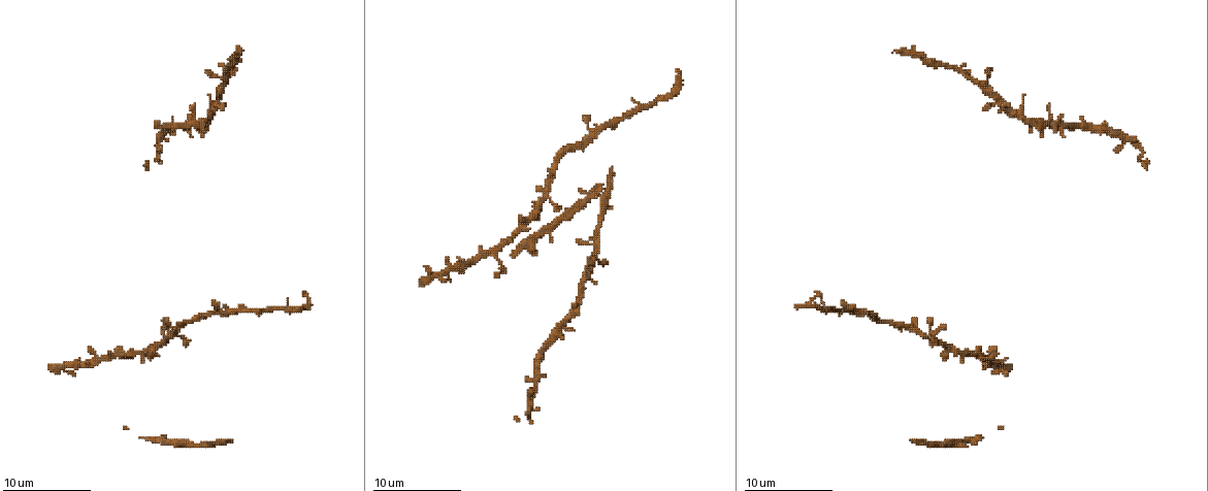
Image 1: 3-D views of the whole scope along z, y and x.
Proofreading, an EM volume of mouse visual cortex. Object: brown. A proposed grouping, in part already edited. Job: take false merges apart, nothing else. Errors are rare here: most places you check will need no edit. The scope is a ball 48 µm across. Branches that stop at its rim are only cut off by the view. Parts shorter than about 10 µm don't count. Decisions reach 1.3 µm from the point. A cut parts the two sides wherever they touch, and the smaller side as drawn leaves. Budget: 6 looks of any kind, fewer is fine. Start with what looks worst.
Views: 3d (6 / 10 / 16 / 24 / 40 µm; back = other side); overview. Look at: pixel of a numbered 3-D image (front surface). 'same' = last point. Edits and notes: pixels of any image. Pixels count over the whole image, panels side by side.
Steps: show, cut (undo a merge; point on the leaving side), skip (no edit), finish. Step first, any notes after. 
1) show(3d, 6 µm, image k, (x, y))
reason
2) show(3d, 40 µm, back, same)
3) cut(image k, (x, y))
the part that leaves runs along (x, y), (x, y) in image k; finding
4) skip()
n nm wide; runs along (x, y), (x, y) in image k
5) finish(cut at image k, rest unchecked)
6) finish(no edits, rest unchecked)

show(3d, 16 µm, image 1, (144, 357))

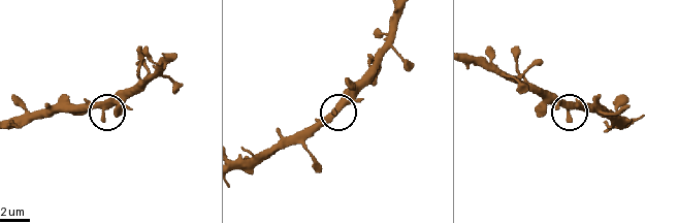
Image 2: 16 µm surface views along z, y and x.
show(3d, 16 µm, back, image 2, (102, 113))
from behind

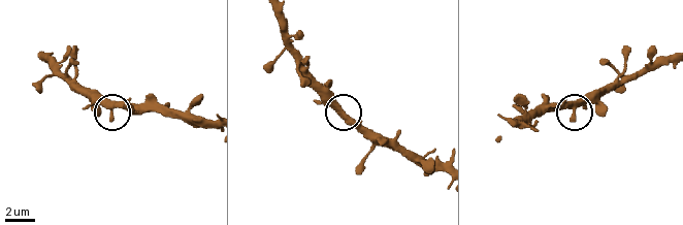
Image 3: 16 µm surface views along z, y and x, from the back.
skip()
side arm 15 µm; all the same neuron

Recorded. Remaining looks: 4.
show(3d, 10 µm, image 1, (168, 339))
looks like a crossing

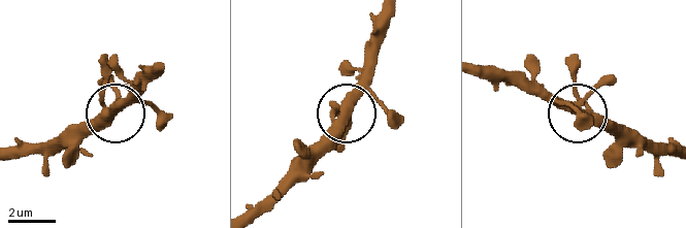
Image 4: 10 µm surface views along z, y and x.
skip()
runs along (346, 148), (346, 115), (353, 91), (373, 69) in image 4; continuous, no second neuron

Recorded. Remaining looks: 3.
show(3d, 6 µm, image 1, (1033, 121))
four arms meet

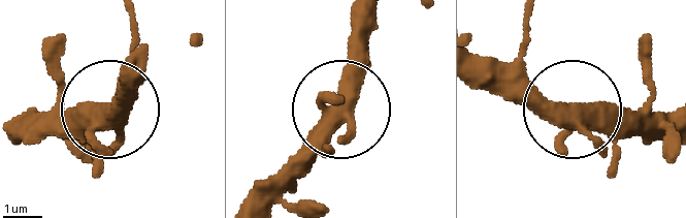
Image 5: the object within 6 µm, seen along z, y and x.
skip()
390 nm wide; one neuron here

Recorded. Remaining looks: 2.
finish(no edits, rest unchecked)

